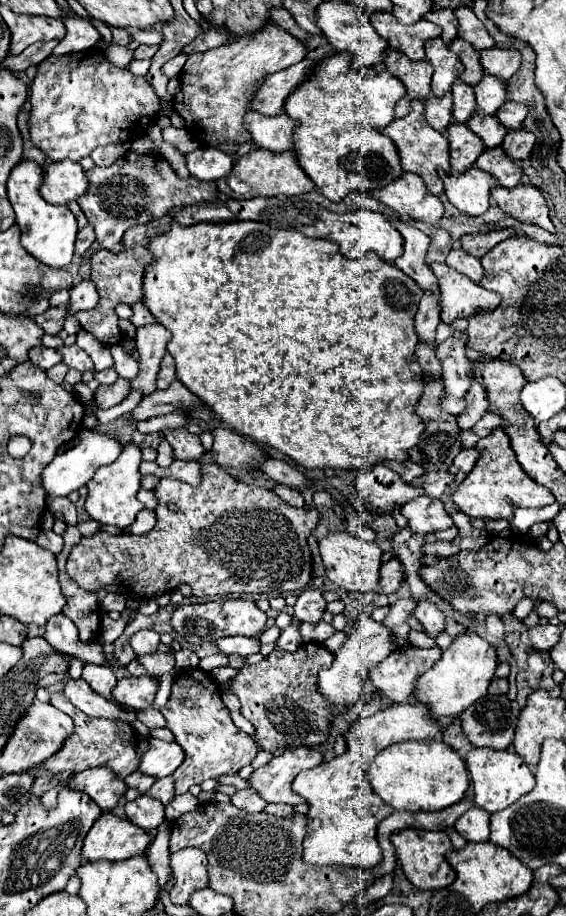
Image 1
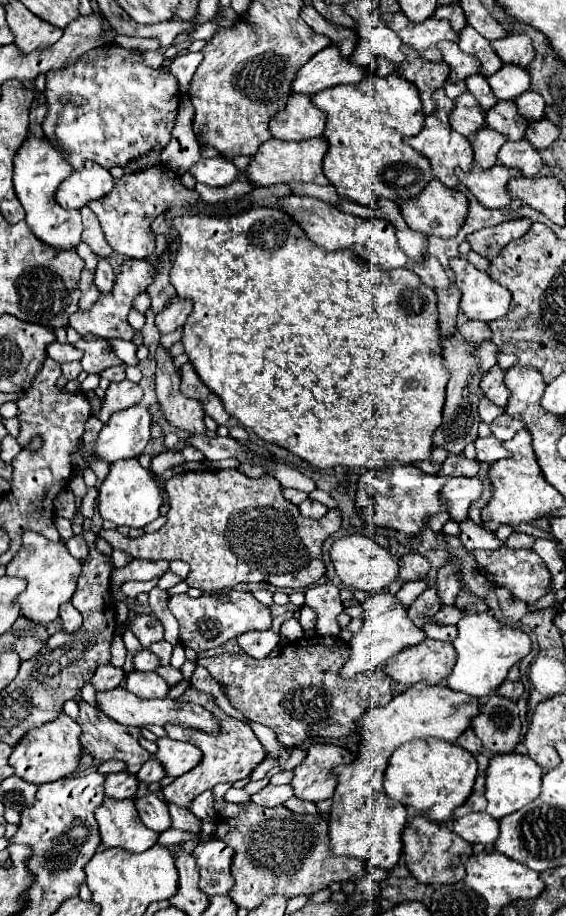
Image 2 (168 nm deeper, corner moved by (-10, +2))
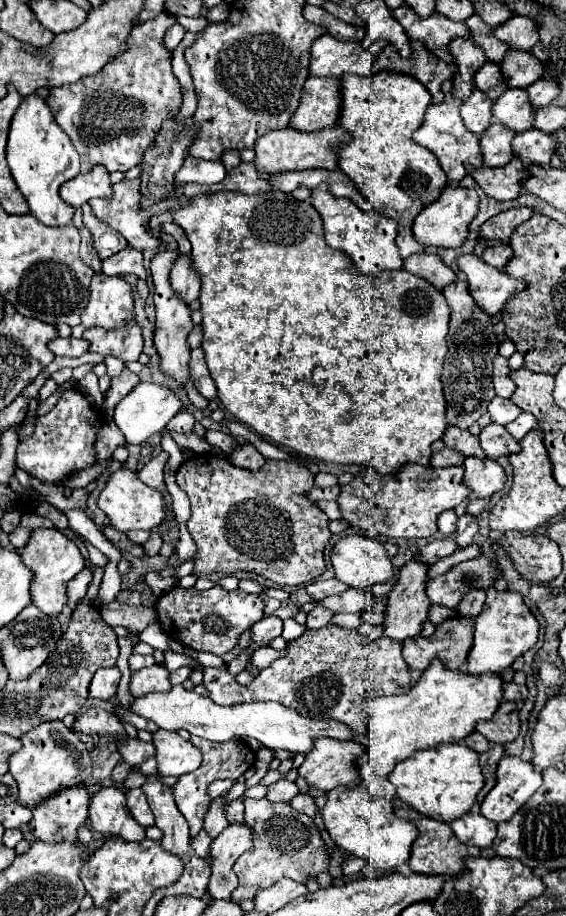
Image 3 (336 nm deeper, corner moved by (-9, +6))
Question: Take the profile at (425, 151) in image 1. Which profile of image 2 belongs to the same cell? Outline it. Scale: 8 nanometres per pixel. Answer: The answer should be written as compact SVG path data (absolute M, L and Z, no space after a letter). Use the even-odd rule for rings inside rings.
M438 89L438 91L434 93L434 99L436 99L436 103L438 103L438 111L432 113L432 115L428 115L426 121L424 121L424 129L420 131L420 135L406 139L406 143L408 143L412 149L420 151L424 157L430 159L430 163L432 163L432 173L434 173L434 177L436 177L438 181L442 181L442 183L448 185L448 187L456 187L456 185L458 185L456 167L460 167L460 169L464 169L464 171L470 171L472 165L474 165L472 147L470 147L470 141L468 141L466 137L458 135L458 133L450 127L448 115L450 115L452 109L454 109L454 101L444 95L444 89Z

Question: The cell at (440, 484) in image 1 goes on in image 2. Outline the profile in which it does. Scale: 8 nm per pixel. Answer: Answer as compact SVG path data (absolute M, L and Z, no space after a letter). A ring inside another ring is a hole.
M448 455L448 459L442 465L440 475L446 477L470 477L470 475L478 475L480 473L480 463L476 459L468 459L462 455Z

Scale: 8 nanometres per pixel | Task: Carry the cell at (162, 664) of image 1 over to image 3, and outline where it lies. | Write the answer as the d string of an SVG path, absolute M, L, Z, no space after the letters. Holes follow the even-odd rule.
M131 654L129 657L129 666L131 669L133 669L133 671L151 666L155 663L155 659L152 655Z

